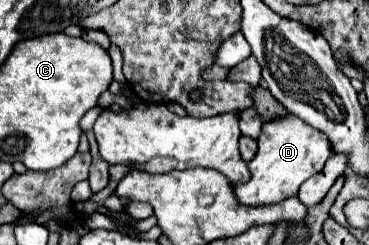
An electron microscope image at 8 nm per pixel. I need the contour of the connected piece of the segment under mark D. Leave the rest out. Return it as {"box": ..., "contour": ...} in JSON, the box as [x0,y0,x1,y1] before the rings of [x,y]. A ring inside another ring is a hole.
{"box":[233,115,331,207],"contour":[[[295,115],[265,121],[257,143],[259,143],[259,149],[247,165],[249,173],[251,173],[249,181],[233,185],[237,203],[247,205],[247,207],[273,205],[273,203],[285,201],[287,197],[297,195],[301,183],[307,181],[309,177],[317,175],[331,155],[329,139],[321,131],[307,125],[305,121],[301,121]]]}

